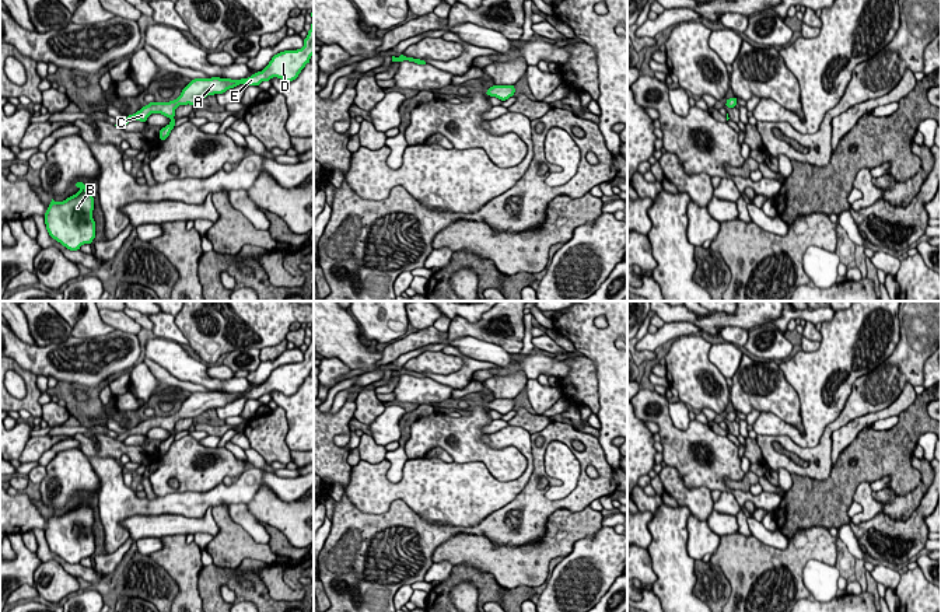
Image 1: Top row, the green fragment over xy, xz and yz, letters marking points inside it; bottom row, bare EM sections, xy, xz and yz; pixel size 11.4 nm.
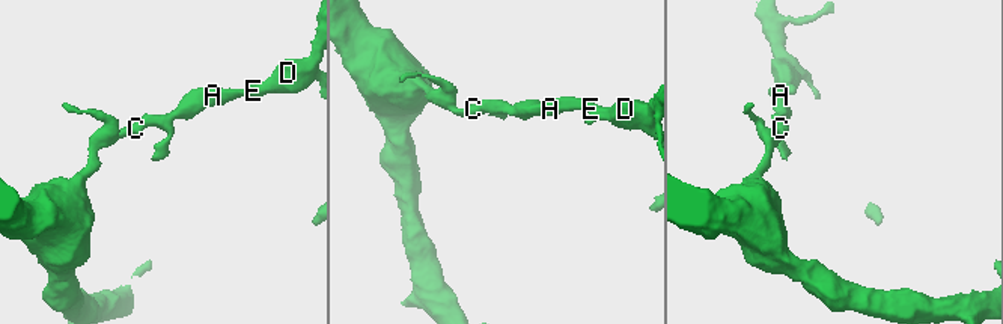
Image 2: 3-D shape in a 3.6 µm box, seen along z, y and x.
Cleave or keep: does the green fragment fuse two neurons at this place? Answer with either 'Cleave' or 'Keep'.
Keep

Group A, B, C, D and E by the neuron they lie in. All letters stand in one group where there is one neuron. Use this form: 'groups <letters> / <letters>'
groups A B C D E

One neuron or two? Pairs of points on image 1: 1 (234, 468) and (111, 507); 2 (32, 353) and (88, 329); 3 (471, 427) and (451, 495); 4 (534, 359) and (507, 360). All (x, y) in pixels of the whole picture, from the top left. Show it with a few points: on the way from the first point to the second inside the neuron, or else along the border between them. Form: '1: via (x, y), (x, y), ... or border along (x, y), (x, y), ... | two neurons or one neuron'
1: border along (189, 490), (157, 496) | two neurons
2: border along (70, 335), (79, 338), (107, 335) | two neurons
3: border along (454, 461), (482, 462), (492, 475) | two neurons
4: via (527, 364), (514, 364) | one neuron

